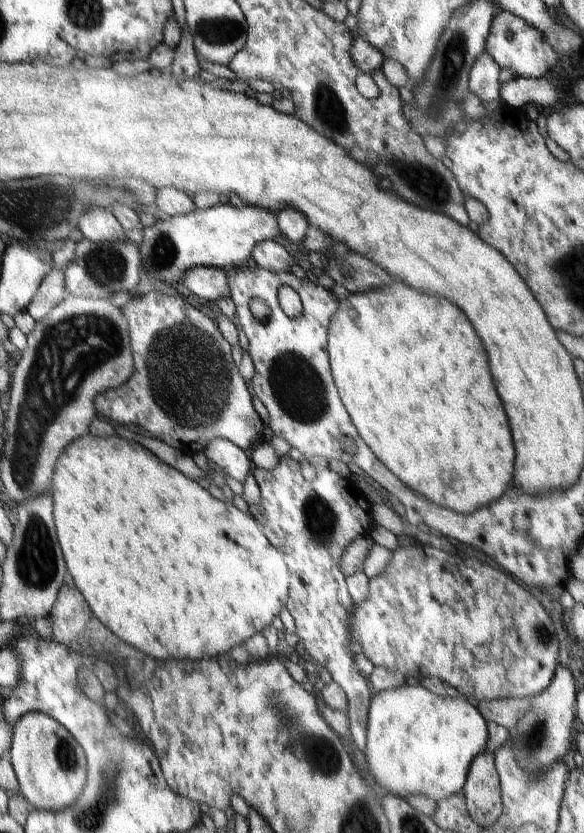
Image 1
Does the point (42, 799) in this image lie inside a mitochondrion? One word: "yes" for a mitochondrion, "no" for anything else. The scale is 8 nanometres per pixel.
no

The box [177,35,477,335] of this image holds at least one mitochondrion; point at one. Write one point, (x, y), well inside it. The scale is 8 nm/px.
(428, 185)

